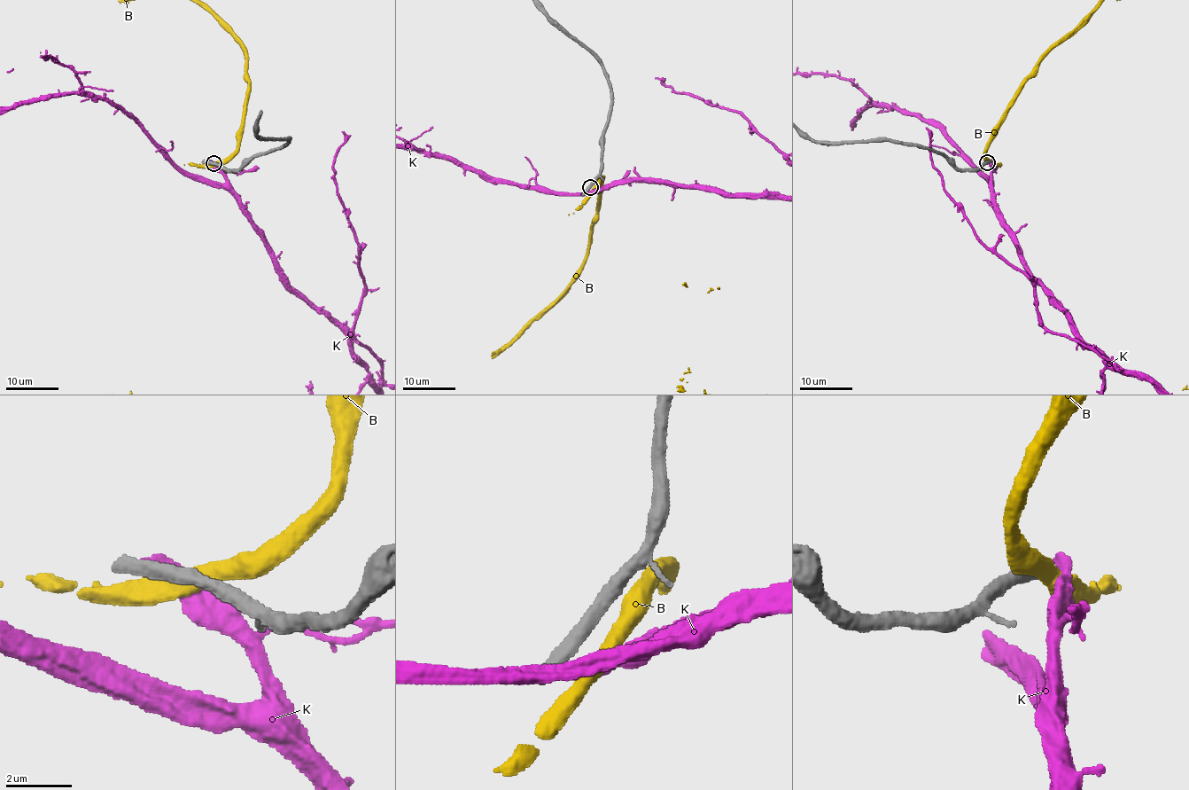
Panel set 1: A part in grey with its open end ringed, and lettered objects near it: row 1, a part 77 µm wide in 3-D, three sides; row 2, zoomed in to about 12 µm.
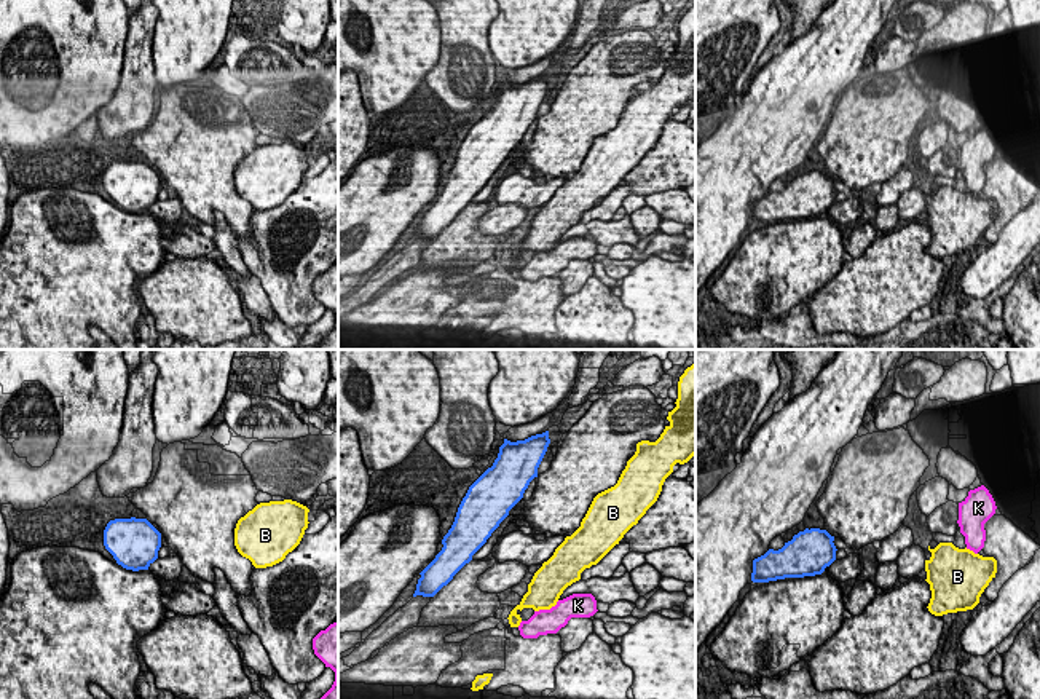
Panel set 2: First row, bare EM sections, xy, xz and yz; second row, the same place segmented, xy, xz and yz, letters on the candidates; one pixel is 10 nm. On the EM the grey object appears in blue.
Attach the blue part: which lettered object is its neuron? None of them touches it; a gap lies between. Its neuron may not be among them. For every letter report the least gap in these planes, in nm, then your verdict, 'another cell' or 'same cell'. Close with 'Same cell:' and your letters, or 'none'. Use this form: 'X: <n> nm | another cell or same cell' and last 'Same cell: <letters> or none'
B: 600 nm | same cell
K: 800 nm | another cell
Same cell: B

